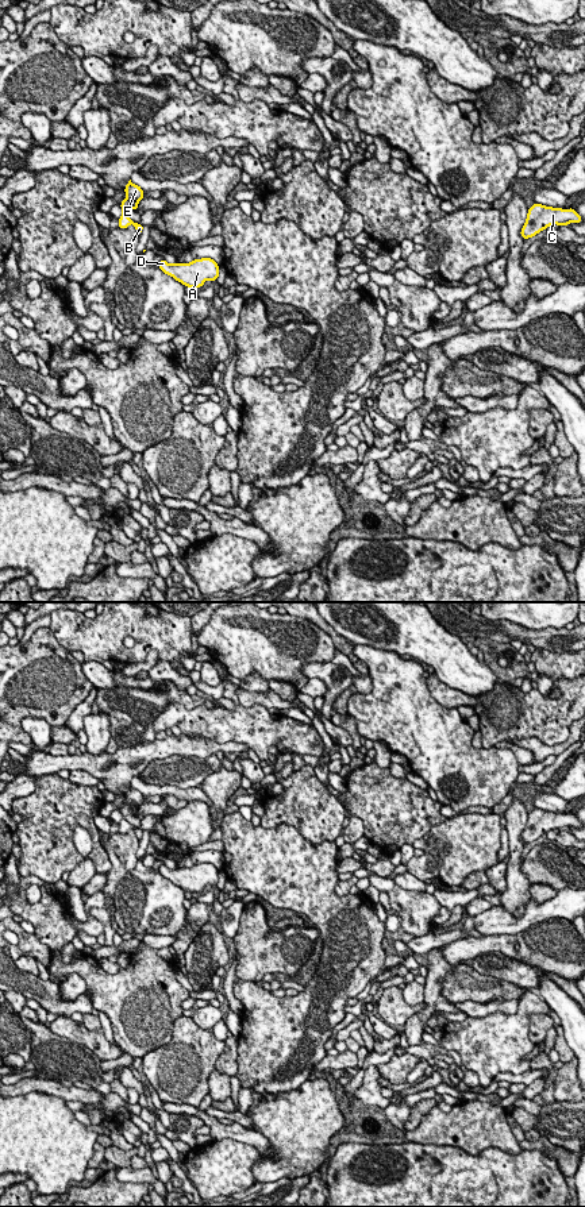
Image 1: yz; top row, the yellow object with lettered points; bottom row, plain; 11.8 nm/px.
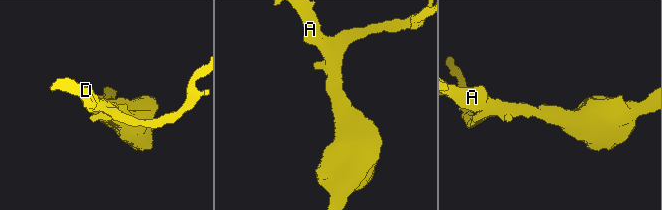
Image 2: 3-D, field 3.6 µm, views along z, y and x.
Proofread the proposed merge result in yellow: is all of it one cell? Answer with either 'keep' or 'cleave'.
cleave

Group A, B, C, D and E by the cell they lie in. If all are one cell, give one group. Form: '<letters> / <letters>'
A B C D / E

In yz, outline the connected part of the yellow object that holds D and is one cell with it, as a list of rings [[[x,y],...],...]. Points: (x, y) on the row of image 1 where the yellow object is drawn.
[[[211,258],[193,259],[190,263],[170,265],[165,259],[158,262],[159,269],[181,282],[185,288],[201,288],[207,279],[216,281],[219,265]]]

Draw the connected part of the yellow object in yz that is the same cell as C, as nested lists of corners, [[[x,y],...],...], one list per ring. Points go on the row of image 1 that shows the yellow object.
[[[535,203],[531,208],[528,208],[527,219],[520,235],[526,240],[550,225],[569,225],[571,221],[582,221],[582,217],[576,212],[574,208],[561,209]]]

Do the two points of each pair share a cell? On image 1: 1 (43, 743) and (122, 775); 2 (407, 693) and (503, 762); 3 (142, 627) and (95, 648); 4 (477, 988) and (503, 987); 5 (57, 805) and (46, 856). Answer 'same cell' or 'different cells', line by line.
1: different cells
2: same cell
3: same cell
4: same cell
5: same cell

